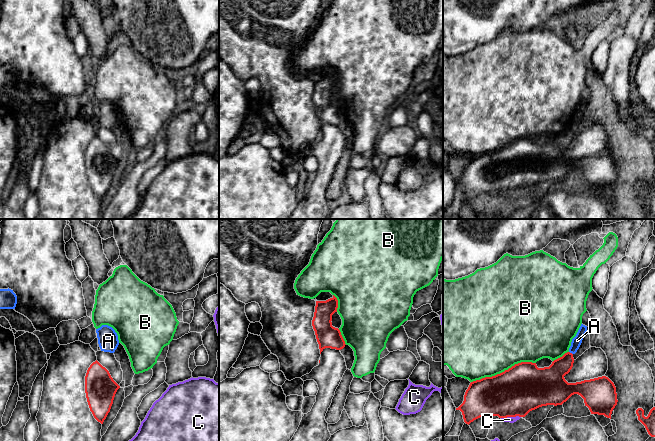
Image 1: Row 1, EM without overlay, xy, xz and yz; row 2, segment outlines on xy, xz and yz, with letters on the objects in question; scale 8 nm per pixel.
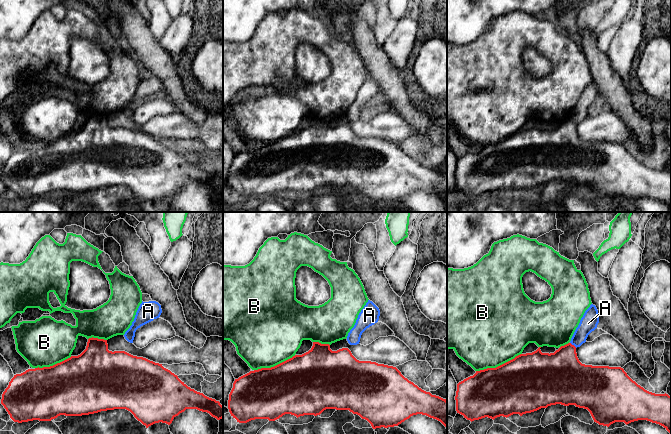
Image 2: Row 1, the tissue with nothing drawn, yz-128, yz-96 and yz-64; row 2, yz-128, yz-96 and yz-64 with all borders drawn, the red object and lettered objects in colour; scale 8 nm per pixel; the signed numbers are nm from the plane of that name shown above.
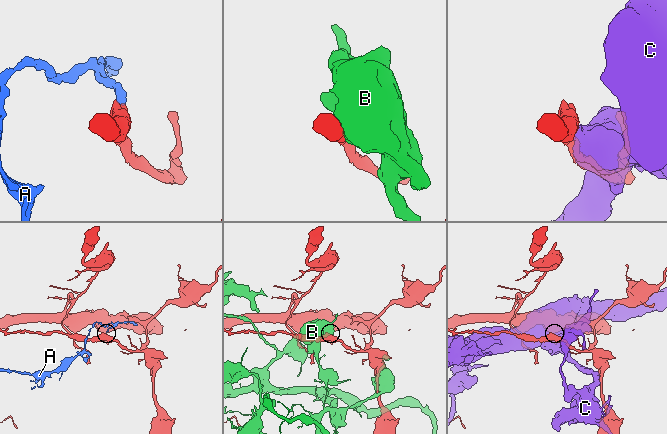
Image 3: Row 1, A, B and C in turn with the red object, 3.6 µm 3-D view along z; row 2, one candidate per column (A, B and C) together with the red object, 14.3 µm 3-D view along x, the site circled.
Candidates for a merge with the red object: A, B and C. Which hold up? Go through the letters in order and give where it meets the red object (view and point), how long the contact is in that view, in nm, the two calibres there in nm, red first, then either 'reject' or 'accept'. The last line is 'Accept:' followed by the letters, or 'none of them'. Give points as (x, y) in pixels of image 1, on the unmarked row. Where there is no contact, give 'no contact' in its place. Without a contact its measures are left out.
A: meets red in yz at (571, 129); contact 40 nm long; 190 nm thick on the red side, 80 nm on the other; reject
B: meets red in yz at (504, 147); contact 550 nm long; 380 nm thick on the red side, 500 nm on the other; reject
C: meets red in yz at (510, 192); contact 160 nm long; 380 nm thick on the red side, 50 nm on the other; reject
Accept: none of them

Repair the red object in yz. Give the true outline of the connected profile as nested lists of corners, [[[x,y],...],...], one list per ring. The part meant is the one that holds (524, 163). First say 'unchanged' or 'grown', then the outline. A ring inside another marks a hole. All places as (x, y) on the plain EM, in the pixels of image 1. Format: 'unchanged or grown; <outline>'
unchanged; [[[567,128],[554,136],[549,143],[538,144],[536,139],[532,138],[515,140],[500,150],[471,158],[463,179],[456,186],[462,188],[464,198],[469,201],[480,193],[525,193],[530,187],[542,182],[562,181],[572,171],[578,170],[584,175],[591,190],[604,191],[611,195],[612,187],[618,178],[614,159],[606,152],[568,159],[564,152],[570,148],[573,139],[573,130]]]

